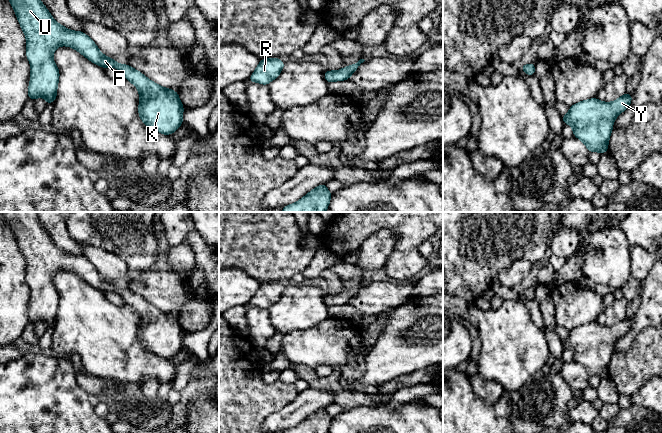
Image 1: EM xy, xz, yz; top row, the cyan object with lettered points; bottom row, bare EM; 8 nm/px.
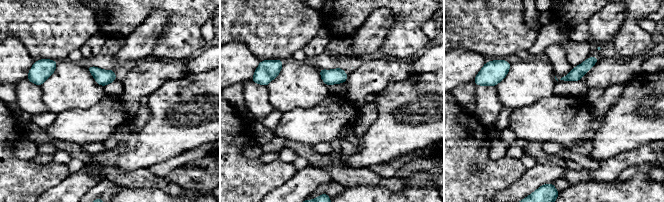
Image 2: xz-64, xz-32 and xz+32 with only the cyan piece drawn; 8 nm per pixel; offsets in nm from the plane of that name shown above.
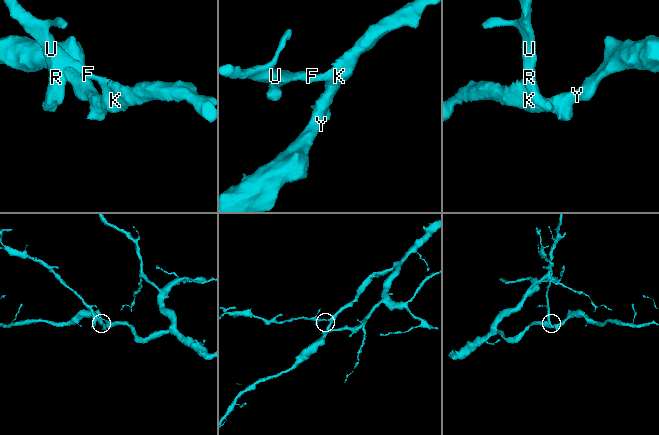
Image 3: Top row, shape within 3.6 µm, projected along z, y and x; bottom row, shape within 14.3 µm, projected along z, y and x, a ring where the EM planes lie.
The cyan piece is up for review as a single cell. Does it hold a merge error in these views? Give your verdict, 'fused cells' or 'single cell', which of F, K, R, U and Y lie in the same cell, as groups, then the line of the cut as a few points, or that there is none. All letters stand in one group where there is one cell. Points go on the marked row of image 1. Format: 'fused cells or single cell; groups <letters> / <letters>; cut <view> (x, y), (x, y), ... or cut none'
single cell; groups F K R U Y; cut none

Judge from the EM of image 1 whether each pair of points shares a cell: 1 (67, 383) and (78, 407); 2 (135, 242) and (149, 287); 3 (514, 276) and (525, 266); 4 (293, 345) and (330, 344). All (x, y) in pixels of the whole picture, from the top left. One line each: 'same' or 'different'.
1: same
2: different
3: same
4: same

